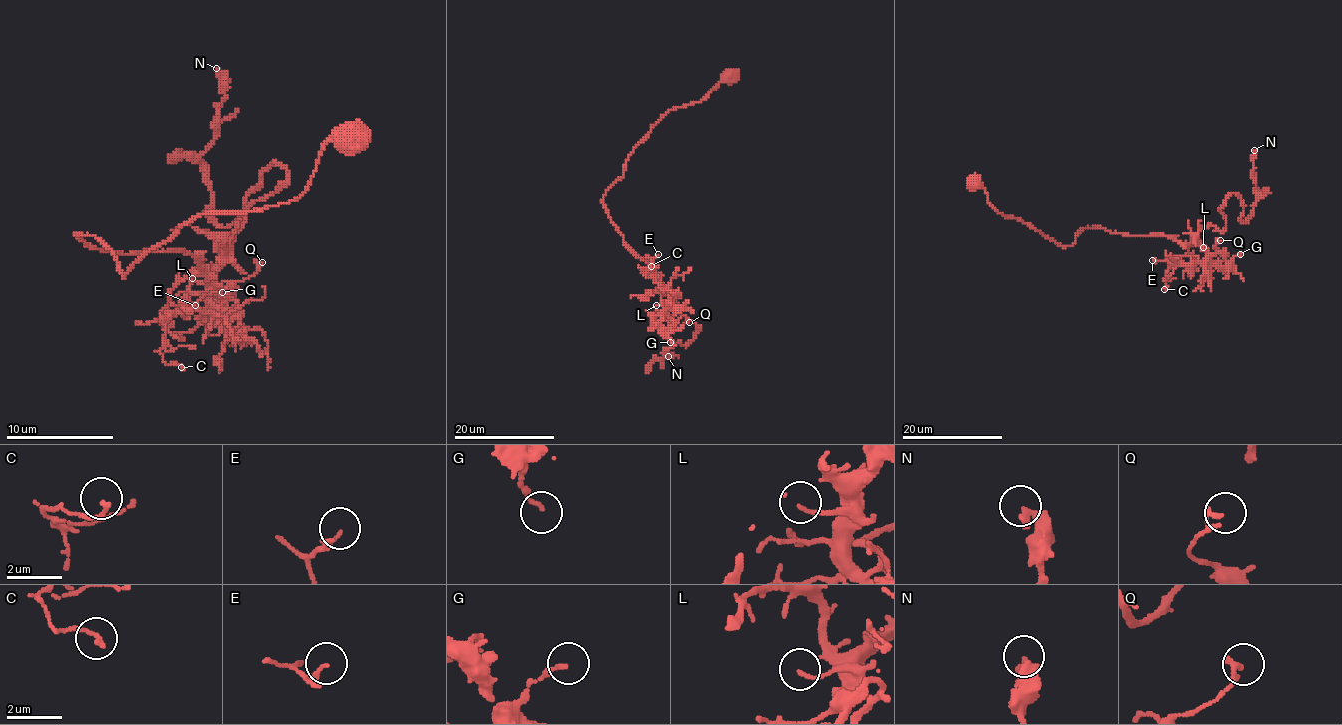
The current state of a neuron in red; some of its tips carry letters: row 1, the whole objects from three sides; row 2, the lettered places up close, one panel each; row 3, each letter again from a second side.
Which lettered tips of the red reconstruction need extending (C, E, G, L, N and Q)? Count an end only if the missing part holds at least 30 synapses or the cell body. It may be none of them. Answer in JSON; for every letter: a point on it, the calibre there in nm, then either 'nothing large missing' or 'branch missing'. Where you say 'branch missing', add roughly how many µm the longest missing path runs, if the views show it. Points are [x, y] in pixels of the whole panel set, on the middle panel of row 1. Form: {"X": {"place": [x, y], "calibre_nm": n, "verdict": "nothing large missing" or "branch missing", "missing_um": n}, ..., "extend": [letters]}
{"C": {"place": [651, 266], "calibre_nm": 140, "verdict": "nothing large missing"}, "E": {"place": [658, 254], "calibre_nm": 90, "verdict": "nothing large missing"}, "G": {"place": [670, 342], "calibre_nm": 160, "verdict": "nothing large missing"}, "L": {"place": [656, 305], "calibre_nm": 110, "verdict": "nothing large missing"}, "N": {"place": [668, 356], "calibre_nm": 340, "verdict": "nothing large missing"}, "Q": {"place": [689, 322], "calibre_nm": 130, "verdict": "nothing large missing"}, "extend": []}

